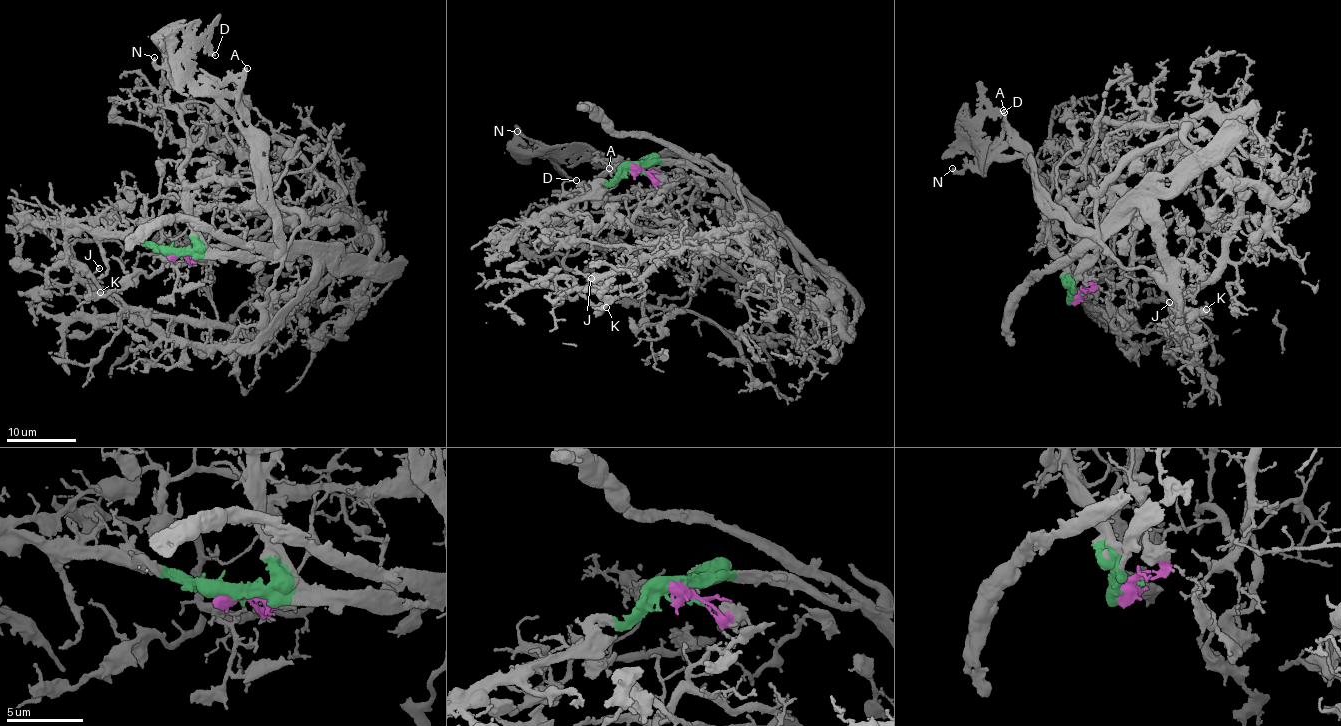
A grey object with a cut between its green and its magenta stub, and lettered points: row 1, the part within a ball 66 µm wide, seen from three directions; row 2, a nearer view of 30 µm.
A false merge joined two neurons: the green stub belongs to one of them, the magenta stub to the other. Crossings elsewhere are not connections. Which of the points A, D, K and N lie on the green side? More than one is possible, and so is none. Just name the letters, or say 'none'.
A, D, N

